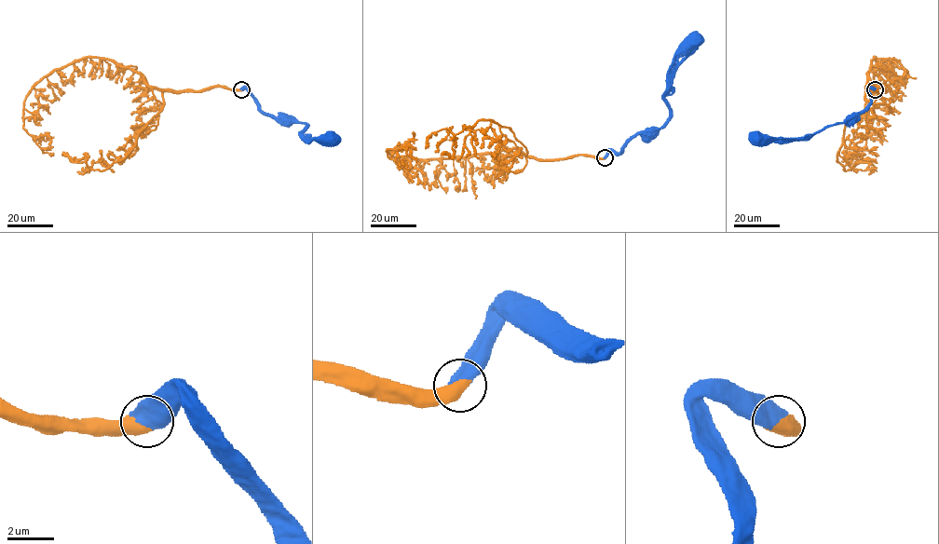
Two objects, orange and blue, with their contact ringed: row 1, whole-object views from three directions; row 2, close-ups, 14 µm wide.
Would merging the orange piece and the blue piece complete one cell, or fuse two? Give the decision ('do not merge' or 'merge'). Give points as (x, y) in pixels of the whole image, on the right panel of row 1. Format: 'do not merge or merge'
merge

